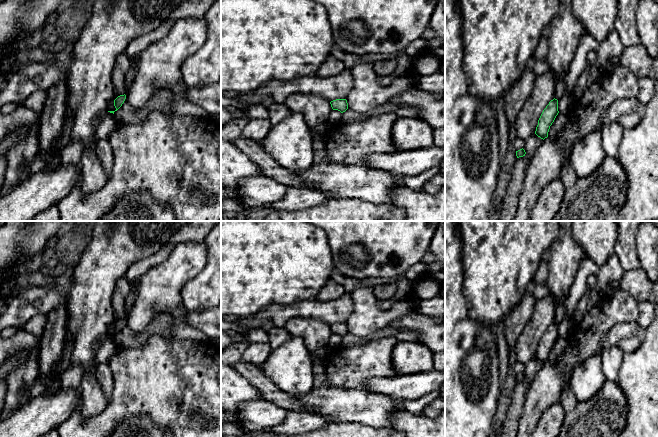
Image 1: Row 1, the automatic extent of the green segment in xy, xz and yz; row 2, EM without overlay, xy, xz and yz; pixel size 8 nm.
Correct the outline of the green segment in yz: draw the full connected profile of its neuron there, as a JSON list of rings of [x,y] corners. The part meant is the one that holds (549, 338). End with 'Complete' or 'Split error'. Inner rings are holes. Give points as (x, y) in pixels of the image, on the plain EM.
[[[553,323],[549,326],[546,332],[543,334],[539,344],[538,349],[536,351],[535,358],[541,363],[545,363],[548,361],[548,356],[550,350],[554,346],[556,340],[558,339],[558,324]]]. Complete

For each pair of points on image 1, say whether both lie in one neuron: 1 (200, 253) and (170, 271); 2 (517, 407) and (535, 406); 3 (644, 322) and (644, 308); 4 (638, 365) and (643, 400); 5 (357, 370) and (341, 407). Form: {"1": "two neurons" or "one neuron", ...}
{"1": "one neuron", "2": "two neurons", "3": "one neuron", "4": "one neuron", "5": "two neurons"}

